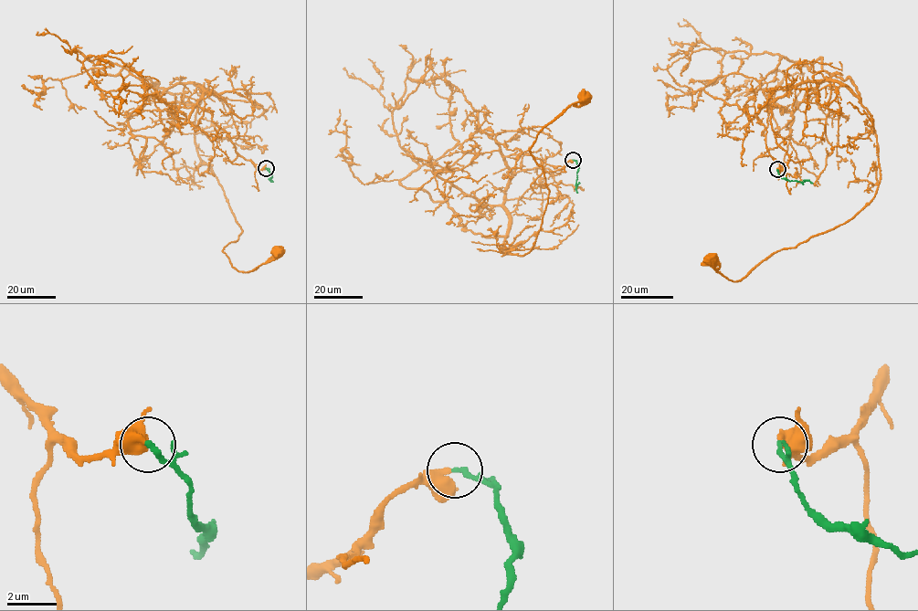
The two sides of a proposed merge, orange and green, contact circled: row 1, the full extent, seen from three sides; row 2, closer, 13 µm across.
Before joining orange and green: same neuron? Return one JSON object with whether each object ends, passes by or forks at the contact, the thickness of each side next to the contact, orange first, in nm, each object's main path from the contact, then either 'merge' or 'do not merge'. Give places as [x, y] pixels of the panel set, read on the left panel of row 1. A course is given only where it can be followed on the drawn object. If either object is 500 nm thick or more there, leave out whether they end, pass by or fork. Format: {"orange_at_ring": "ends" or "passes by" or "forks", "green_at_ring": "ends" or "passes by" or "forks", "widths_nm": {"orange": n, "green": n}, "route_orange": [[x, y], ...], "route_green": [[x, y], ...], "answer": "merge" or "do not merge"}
{"orange_at_ring": "passes by", "green_at_ring": "ends", "widths_nm": {"orange": 420, "green": 220}, "route_orange": [[265, 168], [236, 152], [197, 105], [197, 85], [198, 156], [242, 229], [222, 250], [239, 271], [276, 251]], "route_green": [[266, 168], [270, 181]], "answer": "merge"}

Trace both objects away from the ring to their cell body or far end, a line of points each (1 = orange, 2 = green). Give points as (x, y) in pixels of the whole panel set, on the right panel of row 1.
1: (776, 169), (790, 155), (775, 101), (841, 83), (875, 134), (874, 197), (741, 281), (712, 258)
2: (776, 169), (778, 174), (790, 181), (812, 183)

